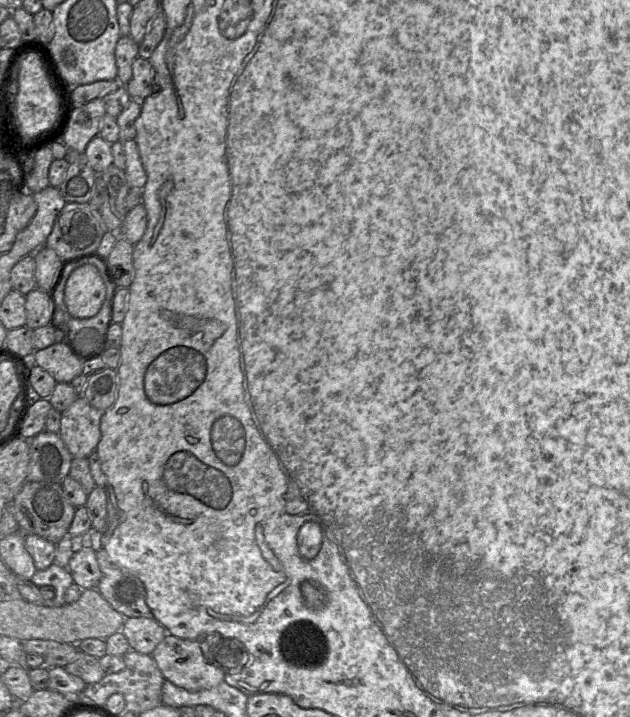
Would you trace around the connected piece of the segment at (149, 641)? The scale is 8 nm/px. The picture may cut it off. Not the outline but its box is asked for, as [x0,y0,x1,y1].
[121,617,167,655]

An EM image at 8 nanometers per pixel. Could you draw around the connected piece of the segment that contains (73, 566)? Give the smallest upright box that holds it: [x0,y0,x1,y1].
[67,544,102,590]

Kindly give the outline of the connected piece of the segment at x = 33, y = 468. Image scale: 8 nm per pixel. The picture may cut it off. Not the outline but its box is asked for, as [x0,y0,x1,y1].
[27,430,72,484]

